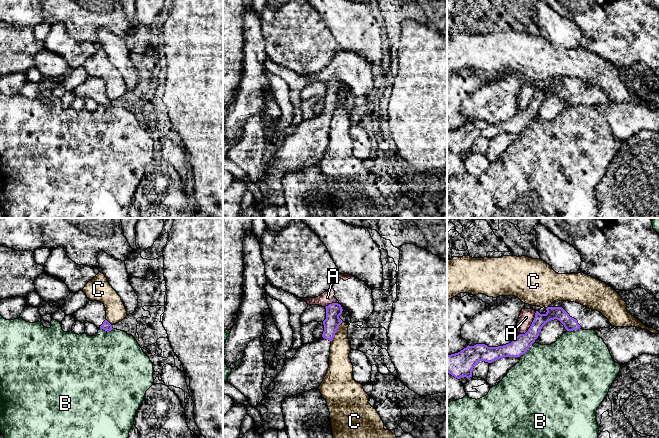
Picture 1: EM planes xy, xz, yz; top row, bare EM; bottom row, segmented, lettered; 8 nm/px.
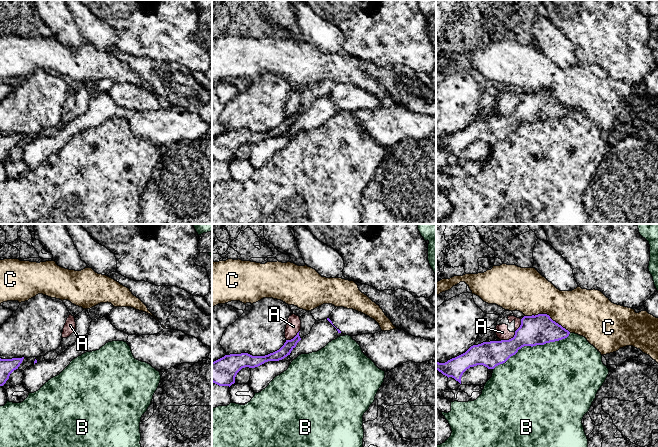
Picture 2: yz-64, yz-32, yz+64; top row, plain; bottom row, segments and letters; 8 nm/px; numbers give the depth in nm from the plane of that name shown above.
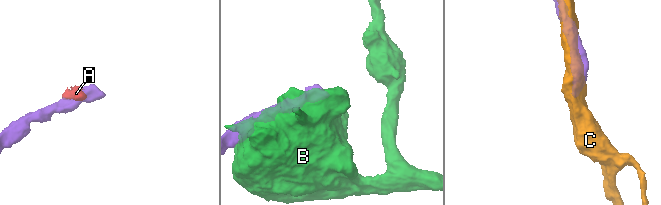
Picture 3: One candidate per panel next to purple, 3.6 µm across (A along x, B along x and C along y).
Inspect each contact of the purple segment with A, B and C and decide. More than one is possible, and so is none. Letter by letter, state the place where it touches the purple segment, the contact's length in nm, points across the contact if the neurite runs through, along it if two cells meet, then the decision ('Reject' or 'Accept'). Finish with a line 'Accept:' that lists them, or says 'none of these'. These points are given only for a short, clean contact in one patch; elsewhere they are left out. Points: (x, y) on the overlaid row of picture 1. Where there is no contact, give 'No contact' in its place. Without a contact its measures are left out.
A: Touches purple at yz (531, 325). Shared border 240 nm. Boundary: yz (536, 311), (530, 327), (524, 333), (519, 334). Reject
B: Touches purple at yz (527, 349). Shared border 170 nm. Reject
C: Touches purple at xz (336, 331). Shared border 190 nm. Boundary: xz (342, 321), (331, 341). Reject
Accept: none of these

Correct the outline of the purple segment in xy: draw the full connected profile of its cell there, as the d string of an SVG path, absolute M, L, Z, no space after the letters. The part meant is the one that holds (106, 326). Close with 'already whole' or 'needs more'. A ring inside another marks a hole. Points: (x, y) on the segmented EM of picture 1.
M89 301L85 306L74 313L75 321L92 323L97 328L107 332L111 331L112 325L106 320L106 308L99 301Z | needs more

